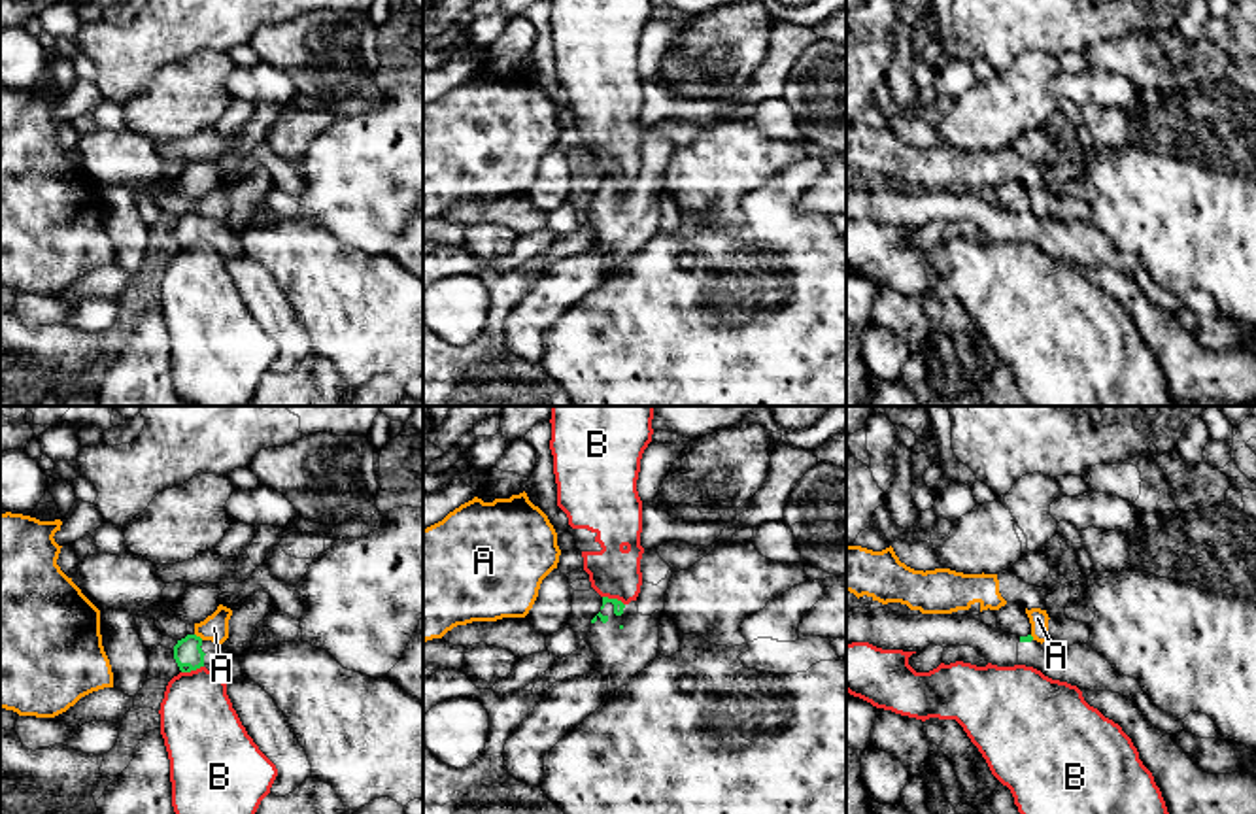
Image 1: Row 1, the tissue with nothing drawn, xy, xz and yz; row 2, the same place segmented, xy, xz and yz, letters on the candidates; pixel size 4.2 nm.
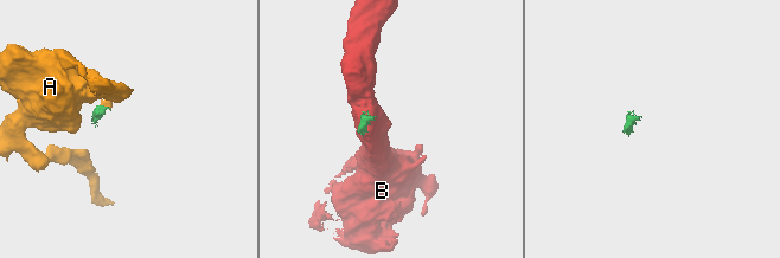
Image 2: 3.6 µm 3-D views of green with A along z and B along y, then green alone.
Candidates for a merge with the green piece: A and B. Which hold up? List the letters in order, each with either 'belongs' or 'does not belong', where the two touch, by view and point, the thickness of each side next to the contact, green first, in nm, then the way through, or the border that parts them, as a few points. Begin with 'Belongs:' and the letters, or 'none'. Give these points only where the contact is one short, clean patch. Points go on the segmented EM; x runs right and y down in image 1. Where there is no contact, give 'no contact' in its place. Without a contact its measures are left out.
Belongs: none
A: does not belong; contact xy (199, 637); calibres 120 and 110 nm; border xy (195, 633), (203, 639)
B: does not belong; contact xy (191, 669); calibres 120 and 320 nm; border xy (203, 665), (182, 673)

